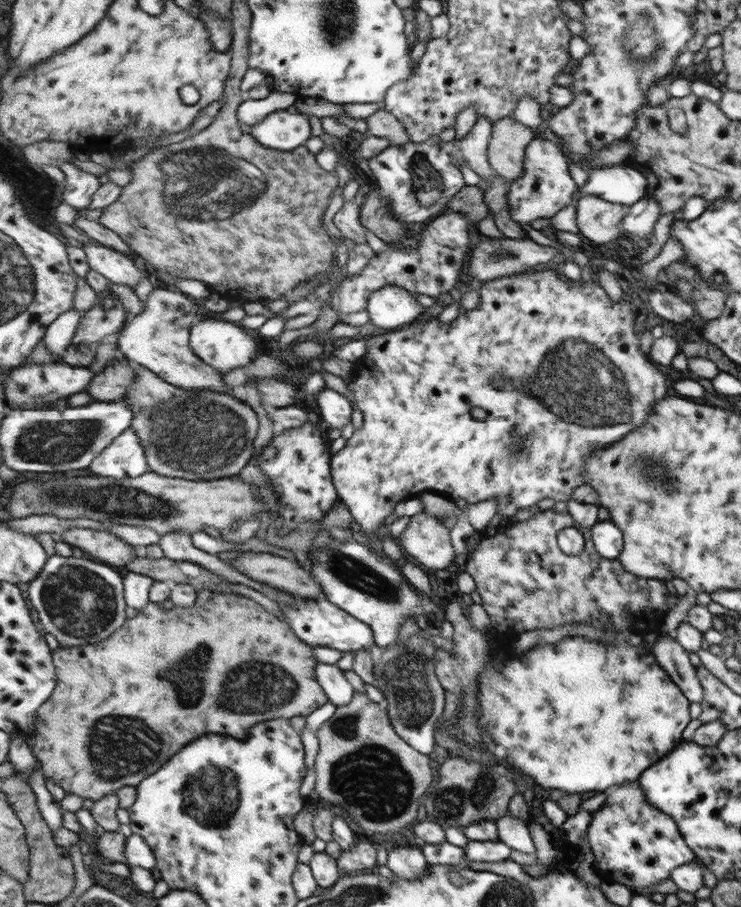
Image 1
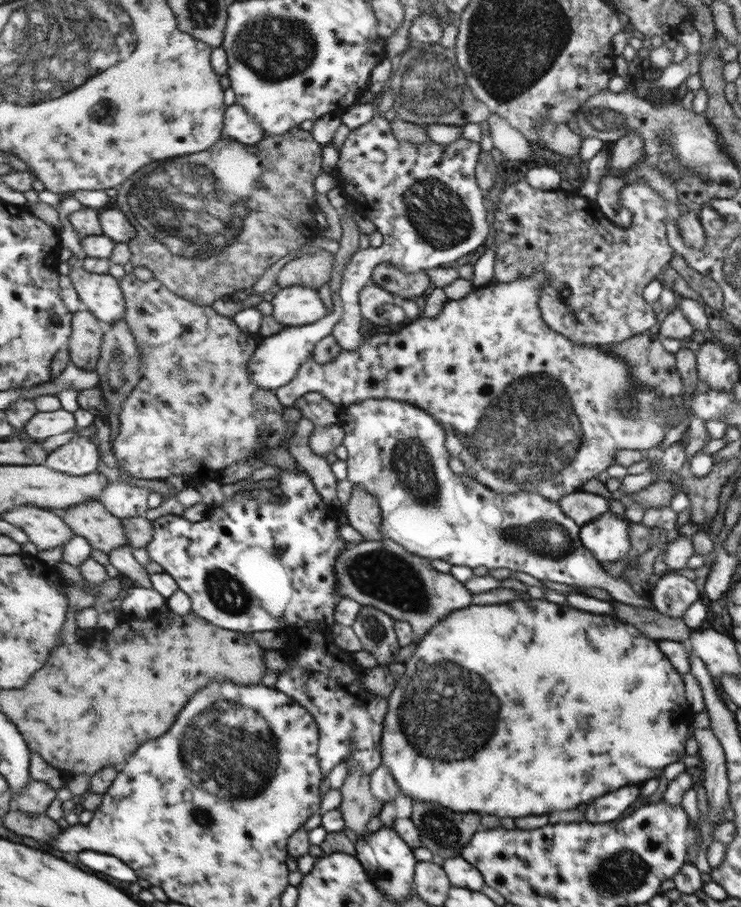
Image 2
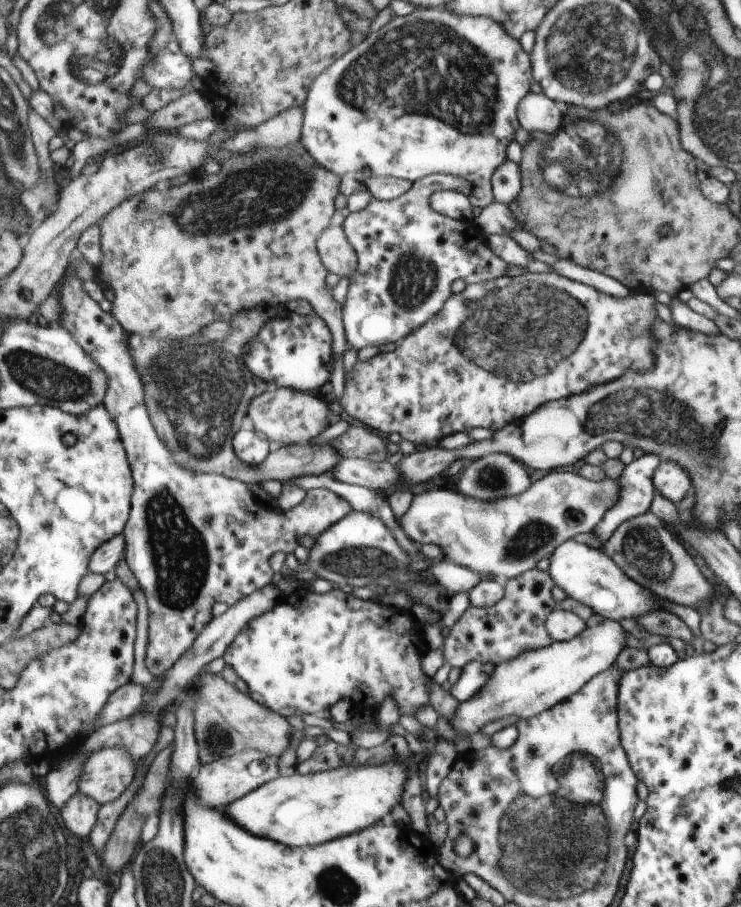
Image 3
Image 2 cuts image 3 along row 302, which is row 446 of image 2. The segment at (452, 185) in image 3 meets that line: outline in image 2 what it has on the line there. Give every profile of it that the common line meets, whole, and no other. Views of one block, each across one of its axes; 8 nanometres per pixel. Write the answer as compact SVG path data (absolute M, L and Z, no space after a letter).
M388 398L362 400L343 408L340 416L340 424L347 432L344 445L349 451L348 480L379 501L383 517L380 528L382 540L398 542L408 552L430 561L446 560L451 565L484 566L489 570L506 568L513 572L526 572L538 580L552 580L582 588L602 588L614 602L656 612L650 598L638 596L624 579L610 575L602 567L602 562L582 544L580 527L559 508L558 503L526 491L500 495L467 474L456 476L448 468L448 433L430 412L414 404Z

